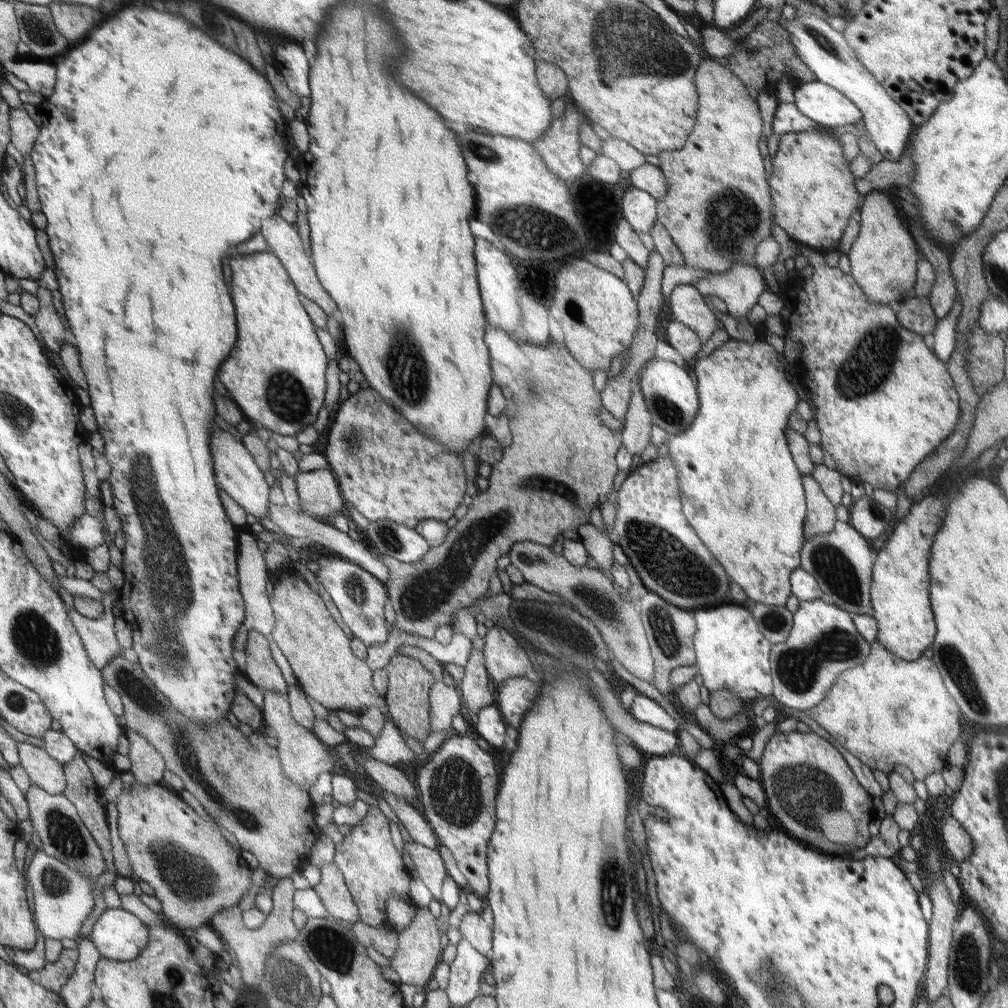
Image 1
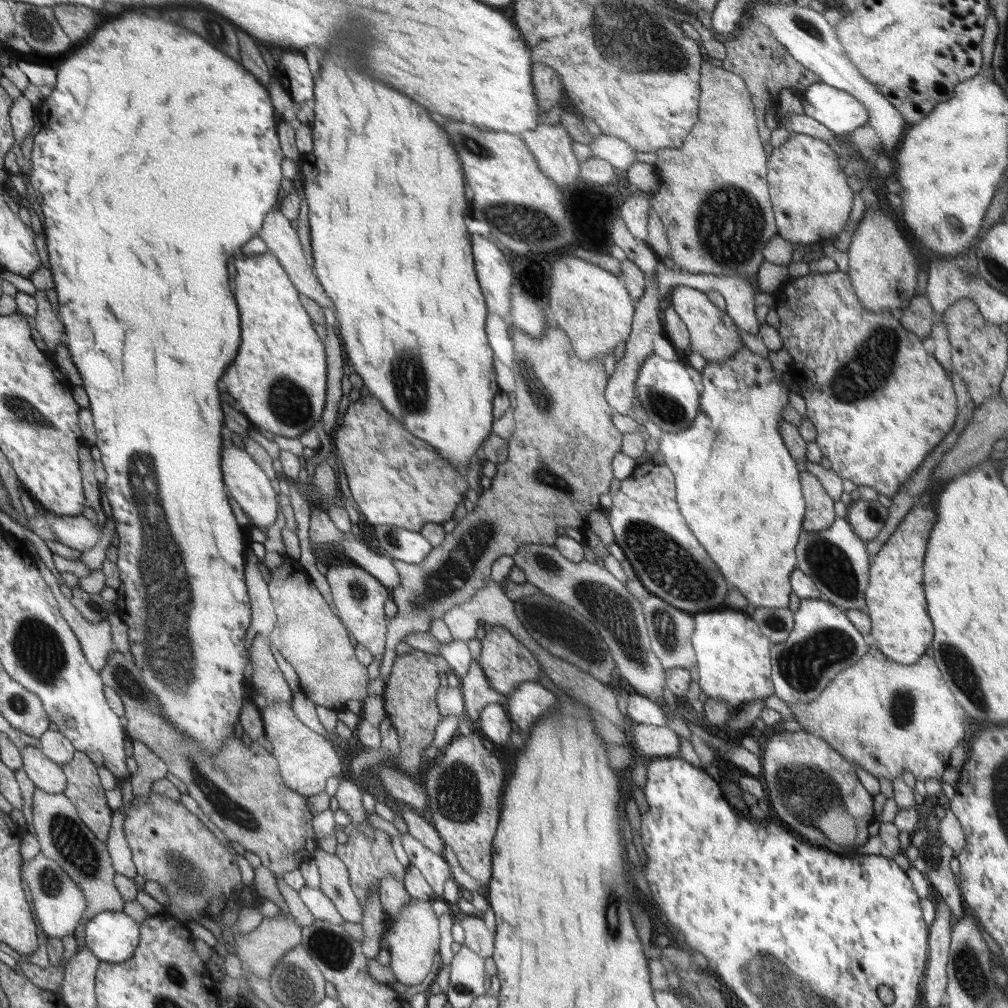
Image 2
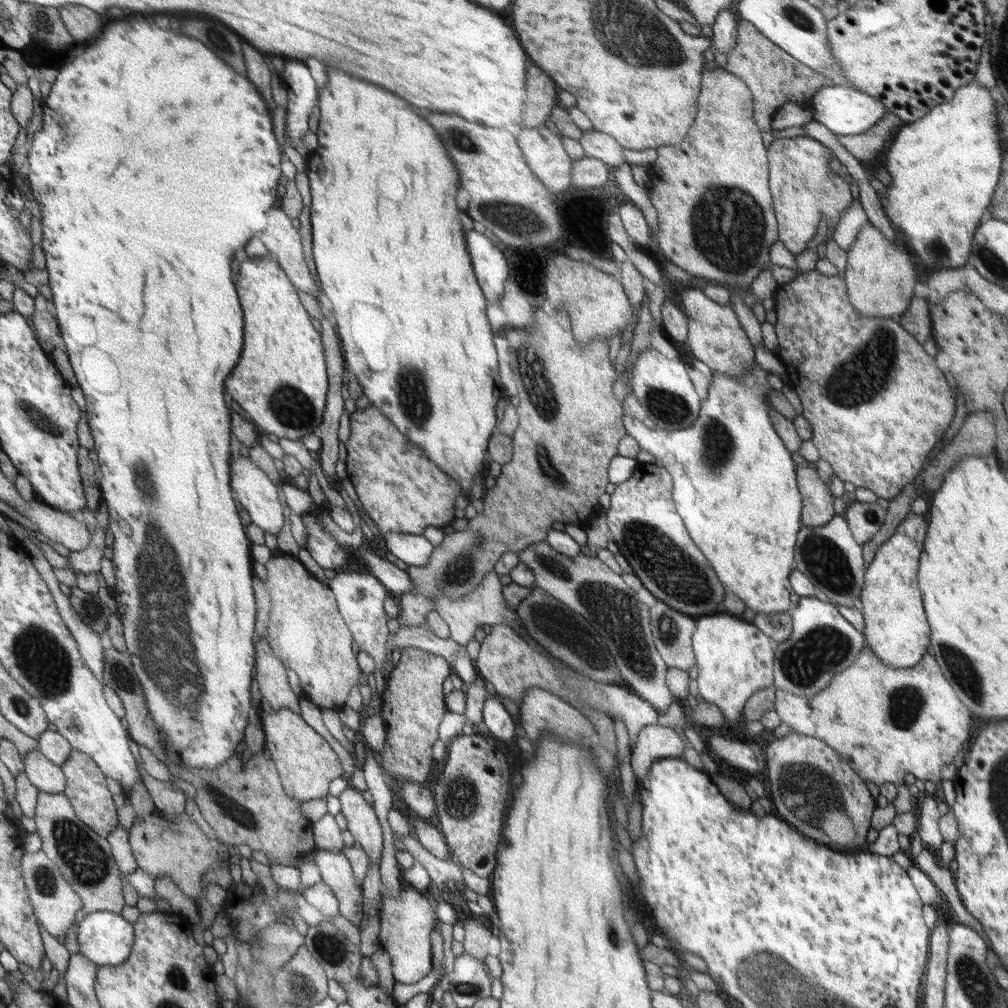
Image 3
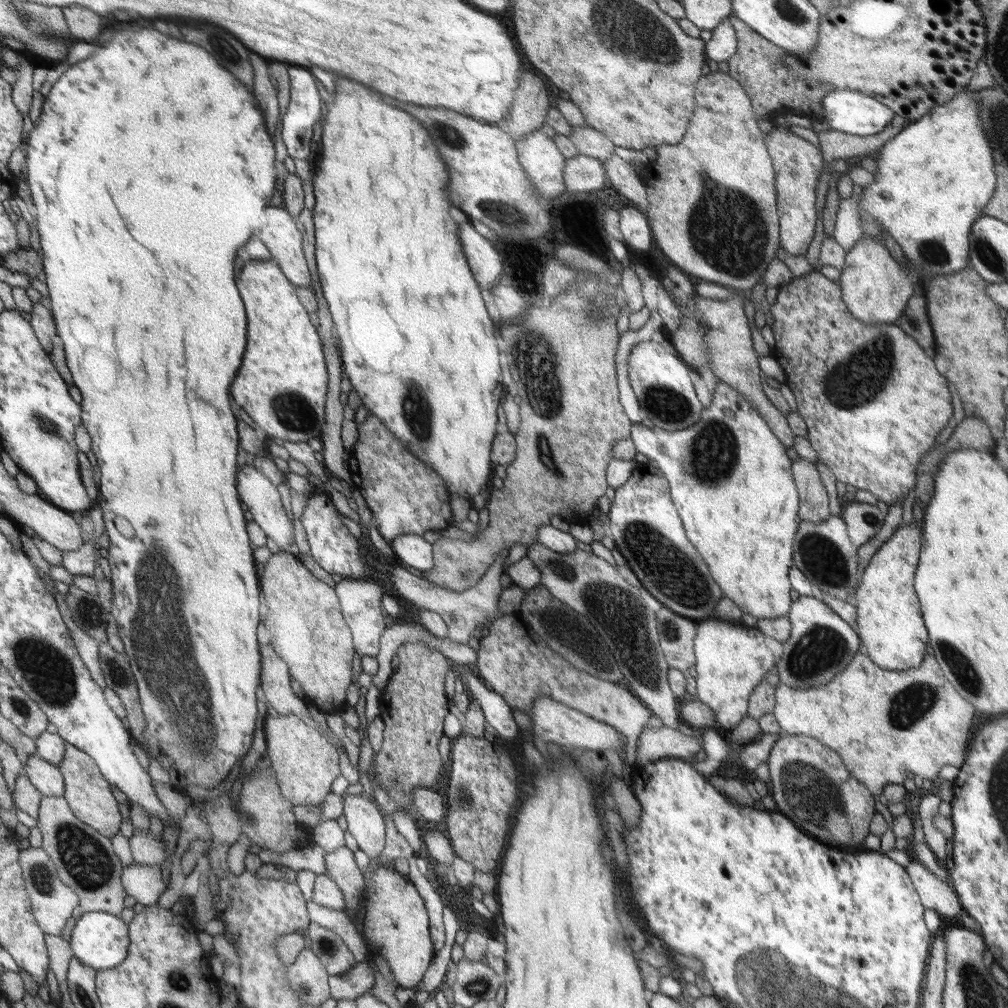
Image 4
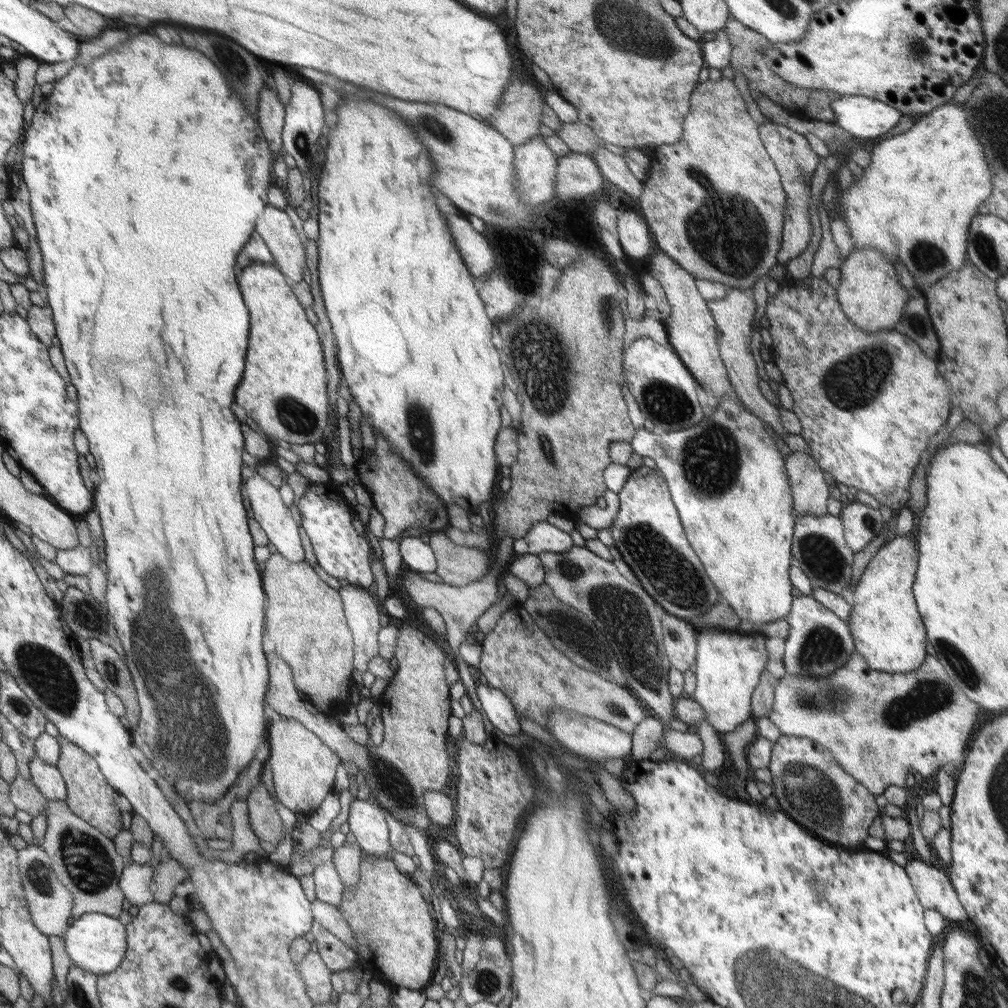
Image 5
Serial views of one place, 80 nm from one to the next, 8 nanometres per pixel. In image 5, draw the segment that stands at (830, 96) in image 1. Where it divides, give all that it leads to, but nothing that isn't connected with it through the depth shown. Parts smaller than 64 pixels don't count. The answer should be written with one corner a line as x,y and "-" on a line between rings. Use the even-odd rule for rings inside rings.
840,95
829,103
834,123
858,139
872,139
899,120
900,112
866,96

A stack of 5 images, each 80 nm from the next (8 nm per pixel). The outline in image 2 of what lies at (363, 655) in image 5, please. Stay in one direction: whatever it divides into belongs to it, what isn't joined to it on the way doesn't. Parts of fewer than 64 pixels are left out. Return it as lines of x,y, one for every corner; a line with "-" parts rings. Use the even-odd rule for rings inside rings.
328,564
324,576
328,582
333,604
337,608
339,618
349,628
355,642
365,646
372,654
373,659
381,662
387,625
387,617
383,614
383,602
390,598
389,590
356,565

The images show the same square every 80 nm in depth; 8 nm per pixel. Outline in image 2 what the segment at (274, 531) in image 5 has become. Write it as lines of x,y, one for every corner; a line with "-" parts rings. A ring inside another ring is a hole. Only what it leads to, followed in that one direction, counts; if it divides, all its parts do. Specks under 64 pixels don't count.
234,445
223,446
220,450
222,470
224,474
225,488
228,488
229,496
239,504
241,510
248,517
249,526
268,528
277,516
276,494
269,485
269,479
265,477
263,470
257,467
252,456

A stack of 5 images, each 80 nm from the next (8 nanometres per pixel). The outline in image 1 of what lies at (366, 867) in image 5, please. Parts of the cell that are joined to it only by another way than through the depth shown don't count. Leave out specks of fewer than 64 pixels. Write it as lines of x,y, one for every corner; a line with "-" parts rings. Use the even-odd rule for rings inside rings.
415,907
415,914
403,931
397,932
397,949
395,956
390,959
390,967
398,974
399,982
411,984
411,986
425,986
425,982
431,978
431,972
439,958
439,934
435,928
435,918
427,908

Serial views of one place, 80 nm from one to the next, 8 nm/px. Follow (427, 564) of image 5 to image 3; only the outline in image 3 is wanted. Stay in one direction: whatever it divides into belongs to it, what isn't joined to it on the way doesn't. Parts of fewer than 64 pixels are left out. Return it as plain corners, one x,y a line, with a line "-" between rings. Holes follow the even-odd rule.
389,532
382,537
385,550
409,566
422,567
433,550
433,546
420,535

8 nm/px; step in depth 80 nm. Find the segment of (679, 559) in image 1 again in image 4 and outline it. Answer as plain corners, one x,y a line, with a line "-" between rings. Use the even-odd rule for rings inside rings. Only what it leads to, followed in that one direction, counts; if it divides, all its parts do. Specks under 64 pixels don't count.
636,463
629,478
614,489
606,521
614,548
626,560
642,587
671,612
697,623
711,619
721,590
709,576
708,565
685,538
683,522
679,522
680,516
671,501
668,480
663,474
651,470
647,464

